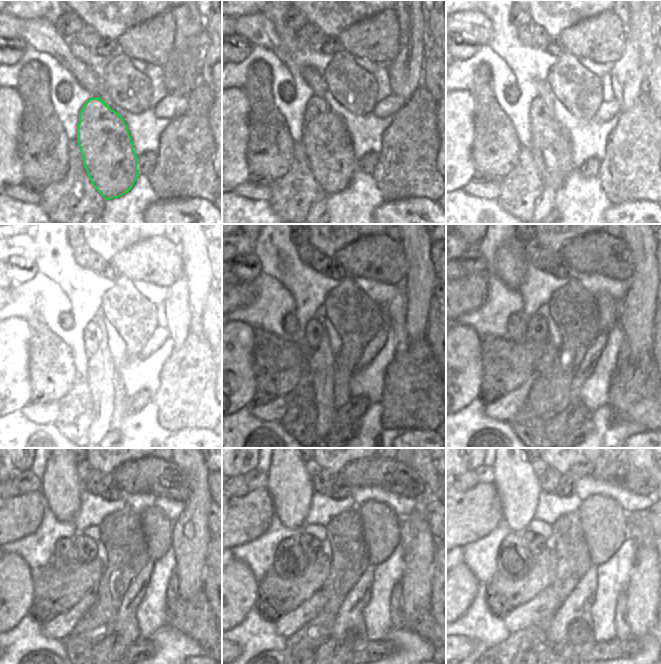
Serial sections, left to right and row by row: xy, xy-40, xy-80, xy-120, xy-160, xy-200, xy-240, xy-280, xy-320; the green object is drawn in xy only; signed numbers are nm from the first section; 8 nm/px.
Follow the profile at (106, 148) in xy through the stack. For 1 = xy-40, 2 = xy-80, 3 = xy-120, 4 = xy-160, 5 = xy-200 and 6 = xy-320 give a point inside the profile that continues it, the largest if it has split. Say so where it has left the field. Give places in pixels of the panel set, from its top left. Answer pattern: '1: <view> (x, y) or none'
1: xy-40 (327, 142)
2: xy-80 (550, 145)
3: xy-120 (101, 371)
4: xy-160 (321, 363)
5: xy-200 (537, 330)
6: xy-320 (535, 544)

